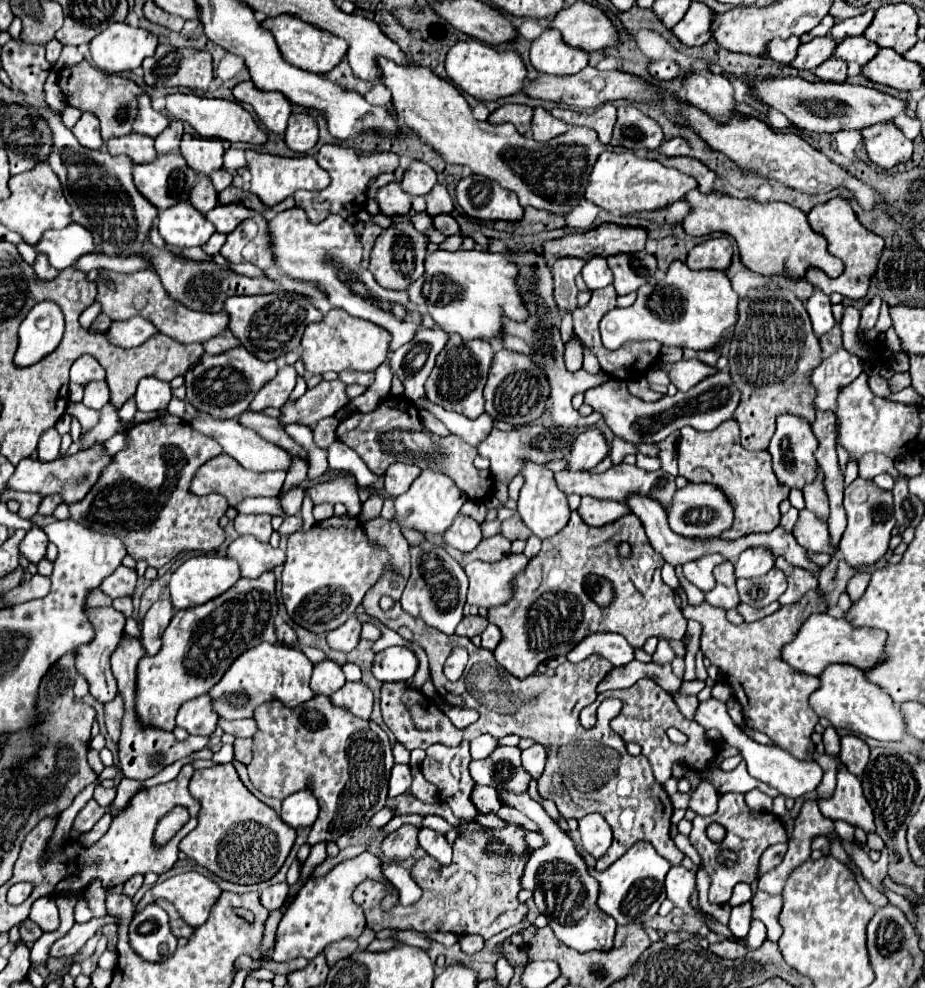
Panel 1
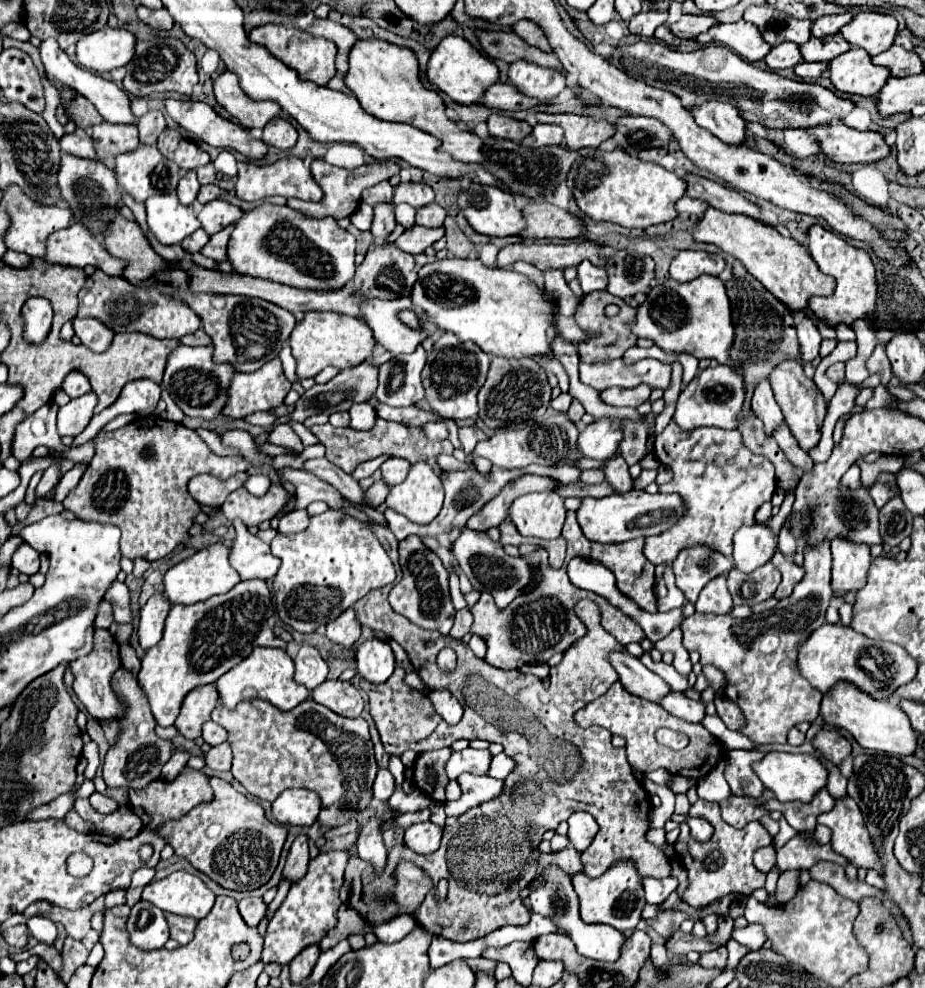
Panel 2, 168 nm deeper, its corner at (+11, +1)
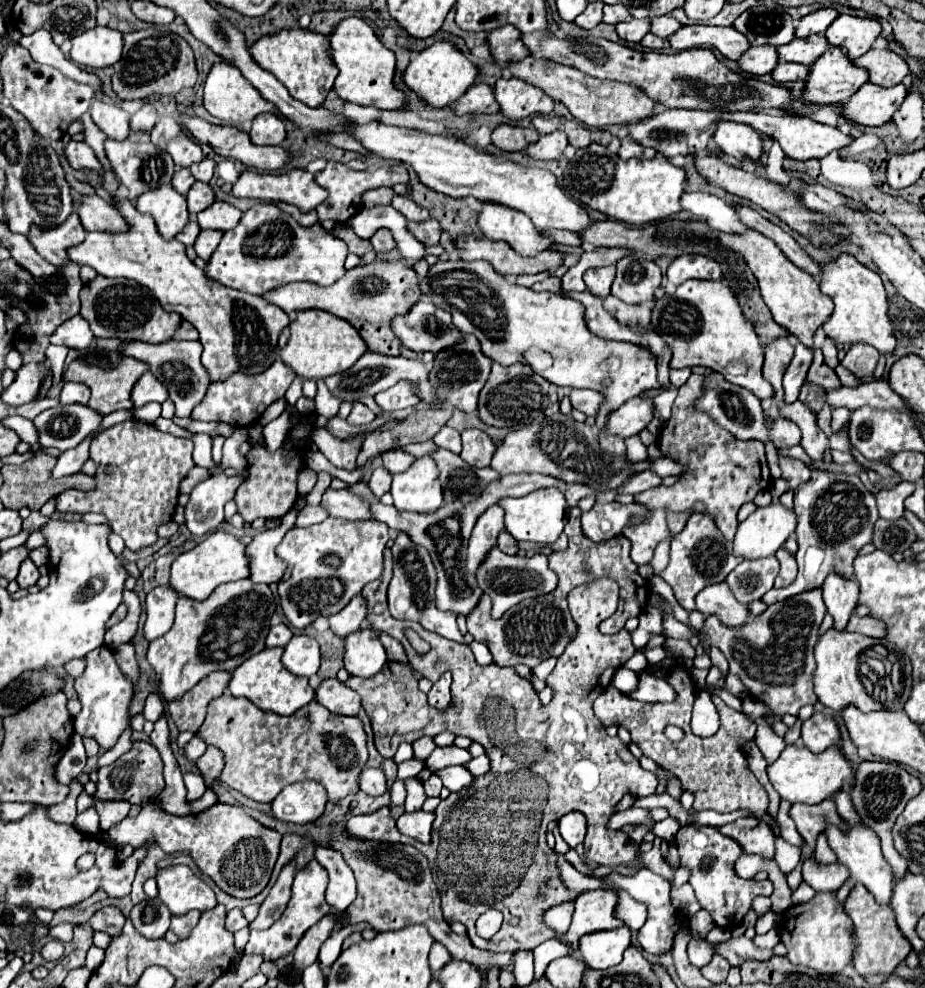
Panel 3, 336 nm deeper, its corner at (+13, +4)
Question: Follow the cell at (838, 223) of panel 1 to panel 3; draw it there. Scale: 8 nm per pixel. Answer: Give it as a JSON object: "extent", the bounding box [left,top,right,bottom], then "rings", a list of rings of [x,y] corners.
{"extent":[819,252,895,354],"rings":[[[847,252],[839,254],[827,264],[819,264],[819,268],[821,268],[821,290],[837,302],[833,314],[823,324],[825,334],[841,344],[865,342],[875,346],[881,354],[893,352],[895,336],[891,320],[887,316],[887,292],[883,288],[879,274],[859,264],[855,256]]]}

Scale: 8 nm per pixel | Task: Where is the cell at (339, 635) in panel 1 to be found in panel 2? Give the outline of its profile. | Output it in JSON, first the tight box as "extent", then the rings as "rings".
{"extent":[327,607,361,649],"rings":[[[349,607],[345,613],[341,613],[335,621],[327,623],[327,637],[333,643],[339,643],[347,649],[357,643],[357,639],[361,637],[361,623],[355,617],[353,607]]]}

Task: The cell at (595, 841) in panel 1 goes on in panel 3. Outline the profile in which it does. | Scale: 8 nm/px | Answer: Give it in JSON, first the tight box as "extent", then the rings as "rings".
{"extent":[559,812,587,848],"rings":[[[581,812],[565,814],[559,820],[559,832],[561,832],[563,840],[569,844],[569,848],[575,848],[575,846],[583,844],[583,840],[585,840],[585,834],[587,834],[587,818]]]}

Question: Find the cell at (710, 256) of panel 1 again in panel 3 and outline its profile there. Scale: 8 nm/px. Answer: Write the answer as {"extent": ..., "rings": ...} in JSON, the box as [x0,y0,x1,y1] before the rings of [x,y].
{"extent":[667,254,721,286],"rings":[[[701,254],[677,256],[677,258],[673,258],[673,262],[667,268],[667,278],[675,286],[679,286],[679,284],[683,284],[685,280],[691,280],[691,278],[719,280],[719,276],[721,276],[719,264],[713,258],[701,256]]]}

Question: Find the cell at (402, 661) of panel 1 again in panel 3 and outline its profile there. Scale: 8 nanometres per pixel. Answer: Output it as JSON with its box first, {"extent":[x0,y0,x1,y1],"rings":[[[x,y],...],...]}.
{"extent":[345,630,387,678],"rings":[[[357,630],[345,638],[345,670],[351,676],[371,678],[385,664],[387,654],[373,630]]]}

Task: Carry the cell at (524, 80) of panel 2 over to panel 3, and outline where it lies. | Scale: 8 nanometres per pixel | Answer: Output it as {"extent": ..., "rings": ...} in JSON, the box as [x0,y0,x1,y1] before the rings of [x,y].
{"extent":[495,78,555,120],"rings":[[[499,78],[495,84],[495,98],[501,104],[501,112],[511,120],[521,120],[535,114],[549,114],[555,108],[551,96],[519,78]]]}

